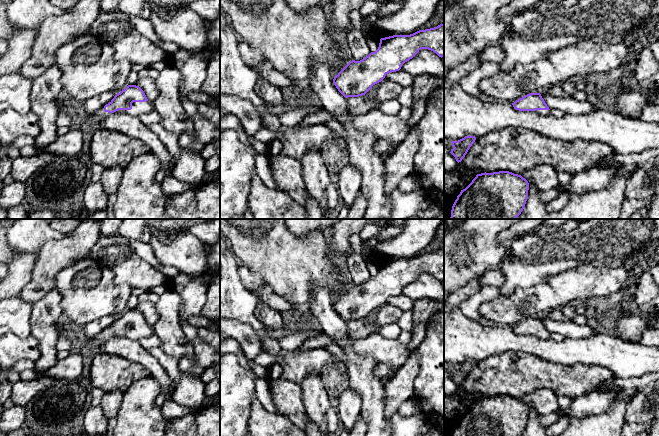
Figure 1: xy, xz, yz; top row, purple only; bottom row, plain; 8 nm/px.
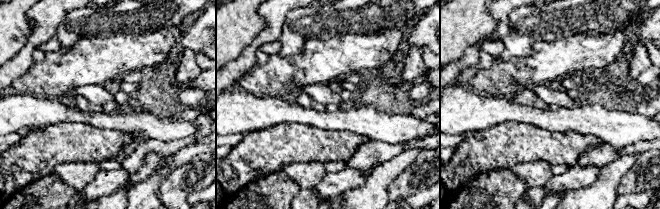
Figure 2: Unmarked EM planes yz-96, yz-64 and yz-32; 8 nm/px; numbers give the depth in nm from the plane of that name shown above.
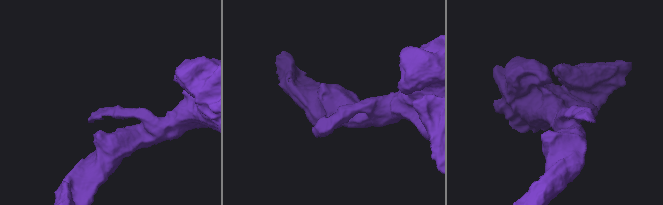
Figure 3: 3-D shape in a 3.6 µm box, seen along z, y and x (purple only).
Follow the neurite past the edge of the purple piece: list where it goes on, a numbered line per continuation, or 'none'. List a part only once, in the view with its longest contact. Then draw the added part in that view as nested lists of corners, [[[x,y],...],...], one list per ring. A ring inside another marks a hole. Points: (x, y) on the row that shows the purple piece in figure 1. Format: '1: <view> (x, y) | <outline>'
1: xy (138, 108) | [[[148,100],[146,102],[133,102],[131,110],[118,110],[116,112],[125,113],[130,116],[139,117],[142,114],[151,112],[152,110],[154,110],[153,102]]]

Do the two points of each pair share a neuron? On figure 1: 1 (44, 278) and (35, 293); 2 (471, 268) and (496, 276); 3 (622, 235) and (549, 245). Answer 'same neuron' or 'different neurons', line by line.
1: same neuron
2: different neurons
3: same neuron

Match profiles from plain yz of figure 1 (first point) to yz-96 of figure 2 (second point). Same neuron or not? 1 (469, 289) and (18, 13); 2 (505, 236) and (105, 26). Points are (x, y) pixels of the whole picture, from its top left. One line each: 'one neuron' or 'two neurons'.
1: two neurons
2: two neurons

